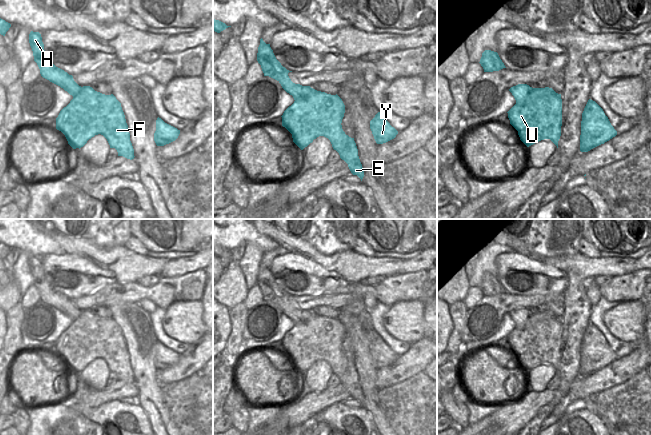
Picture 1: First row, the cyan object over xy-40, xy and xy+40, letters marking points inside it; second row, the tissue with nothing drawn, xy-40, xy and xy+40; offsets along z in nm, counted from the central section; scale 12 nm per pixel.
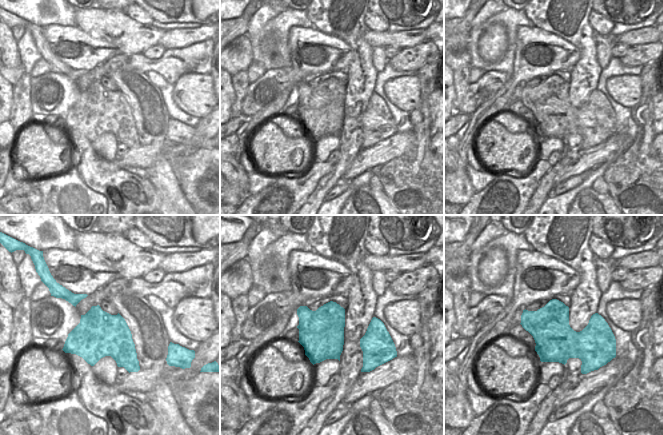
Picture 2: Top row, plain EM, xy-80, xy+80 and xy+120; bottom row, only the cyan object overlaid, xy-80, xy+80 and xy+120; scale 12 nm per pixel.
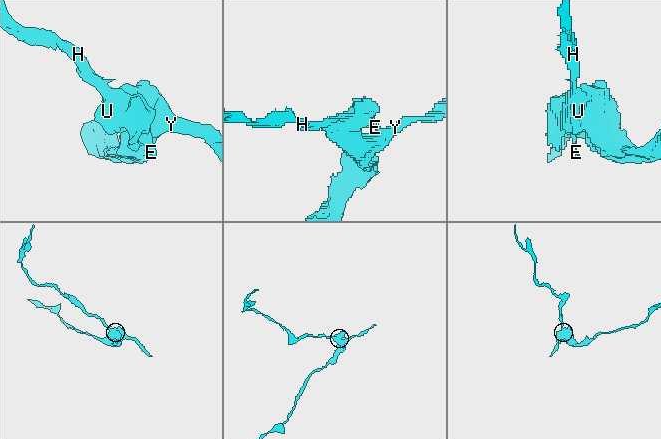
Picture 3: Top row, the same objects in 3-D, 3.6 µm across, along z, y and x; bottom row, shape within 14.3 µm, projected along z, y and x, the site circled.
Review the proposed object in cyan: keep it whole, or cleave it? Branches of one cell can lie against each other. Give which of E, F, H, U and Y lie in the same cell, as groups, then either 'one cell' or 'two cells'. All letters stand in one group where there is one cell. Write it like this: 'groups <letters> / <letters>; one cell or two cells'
groups E F U / H Y; two cells

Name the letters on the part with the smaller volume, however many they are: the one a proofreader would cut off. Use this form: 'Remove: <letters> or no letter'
Remove: E, F, U

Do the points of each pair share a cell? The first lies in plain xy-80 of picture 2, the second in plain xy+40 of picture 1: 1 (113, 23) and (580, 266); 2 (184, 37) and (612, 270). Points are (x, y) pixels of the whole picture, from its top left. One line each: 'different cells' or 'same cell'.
1: same cell
2: different cells

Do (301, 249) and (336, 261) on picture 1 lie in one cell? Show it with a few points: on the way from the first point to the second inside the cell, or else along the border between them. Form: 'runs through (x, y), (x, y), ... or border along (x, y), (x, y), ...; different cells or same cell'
runs through (310, 252), (327, 261); same cell

